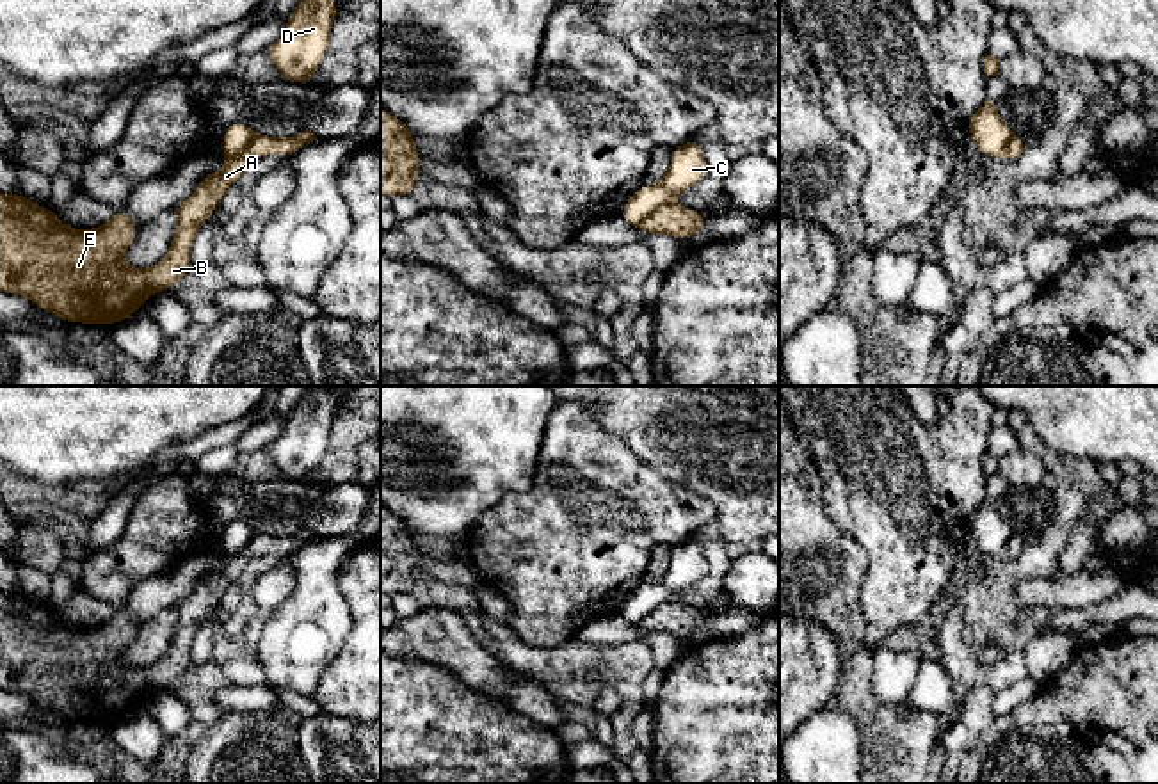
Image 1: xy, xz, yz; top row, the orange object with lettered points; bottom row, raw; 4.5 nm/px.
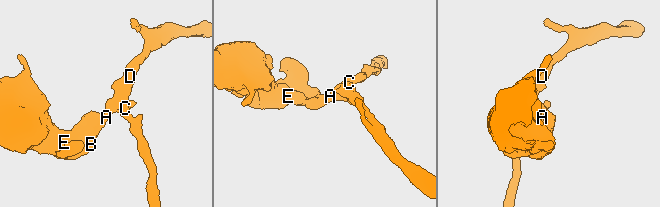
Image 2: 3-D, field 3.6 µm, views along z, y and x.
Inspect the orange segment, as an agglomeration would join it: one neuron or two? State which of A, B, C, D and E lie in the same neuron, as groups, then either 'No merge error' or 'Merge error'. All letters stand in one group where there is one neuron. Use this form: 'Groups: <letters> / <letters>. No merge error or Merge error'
Groups: A B E / C D. Merge error

